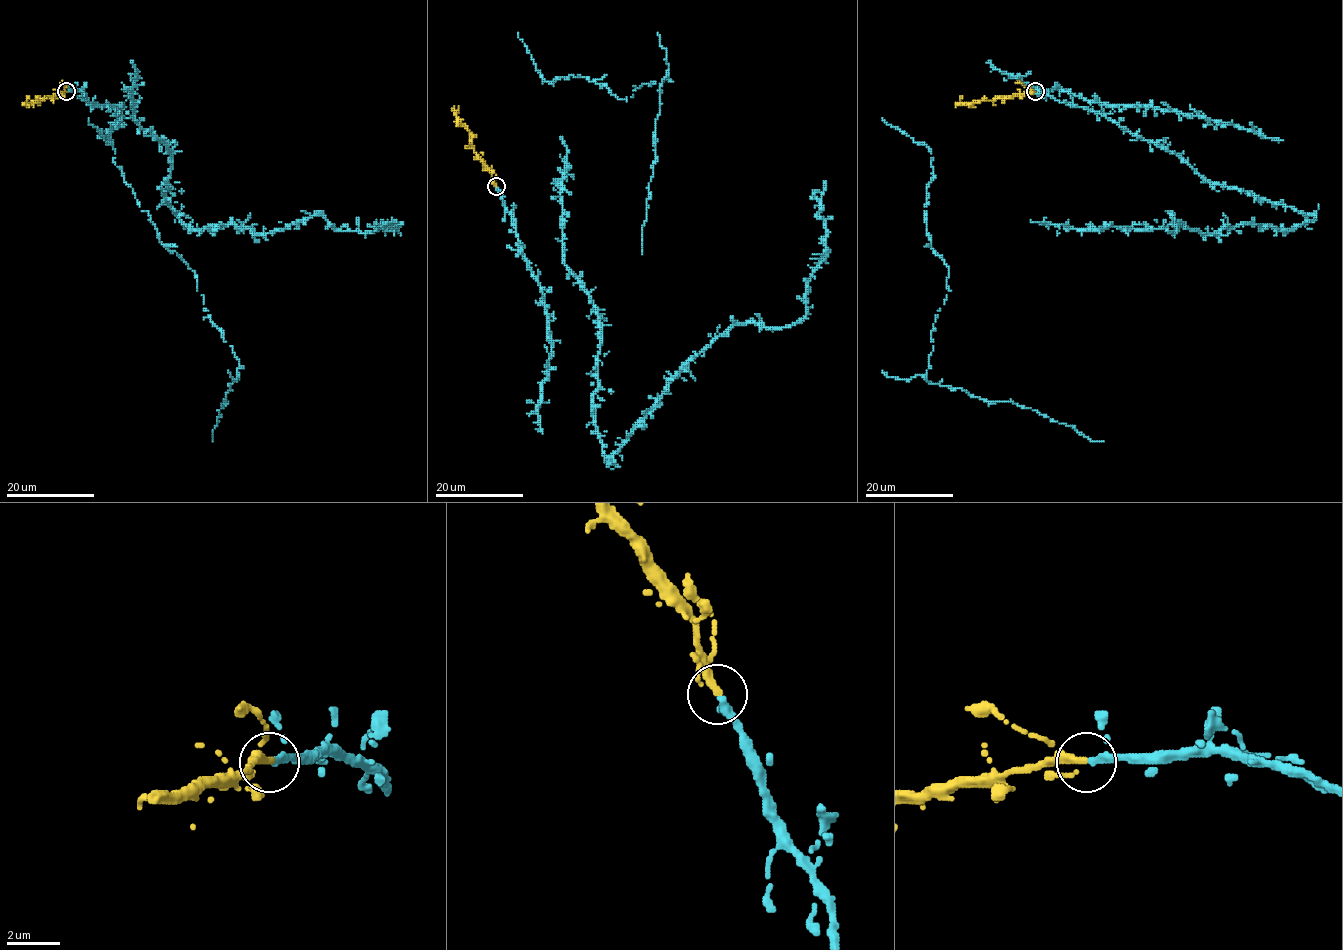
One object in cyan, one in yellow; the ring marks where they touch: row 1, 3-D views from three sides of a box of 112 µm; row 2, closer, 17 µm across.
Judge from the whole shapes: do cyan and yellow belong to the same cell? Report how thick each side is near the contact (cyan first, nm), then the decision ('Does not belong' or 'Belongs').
Thickness 240 nm (cyan) against 320 nm. Belongs

